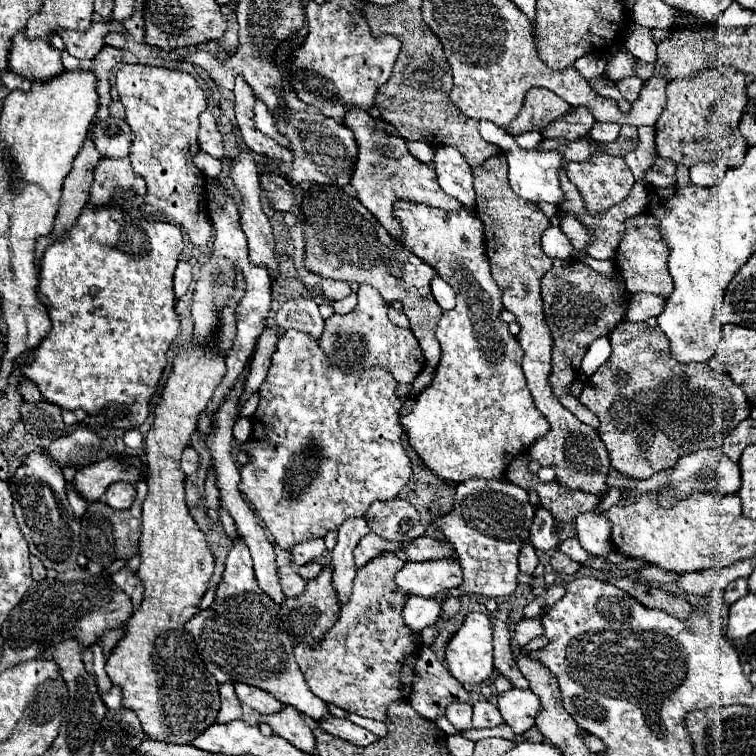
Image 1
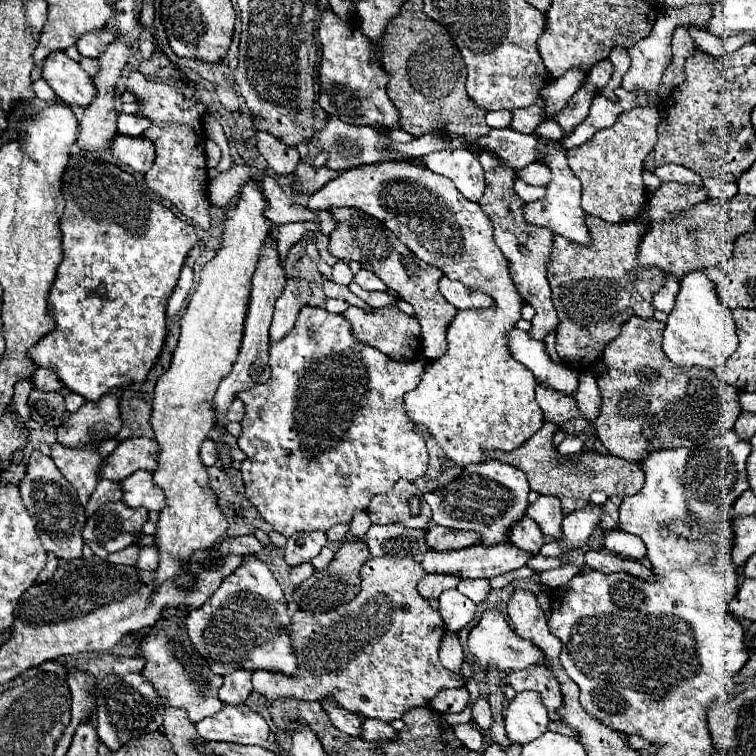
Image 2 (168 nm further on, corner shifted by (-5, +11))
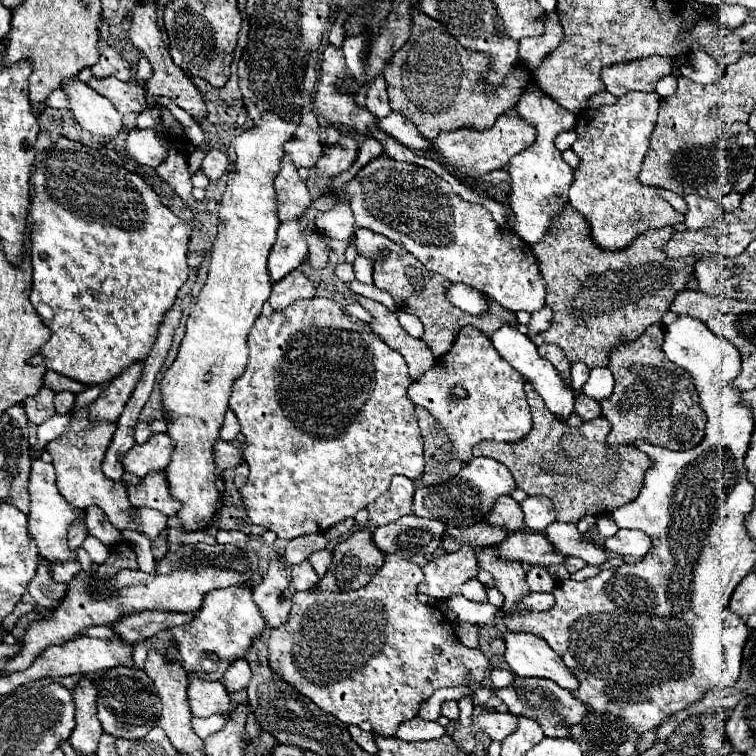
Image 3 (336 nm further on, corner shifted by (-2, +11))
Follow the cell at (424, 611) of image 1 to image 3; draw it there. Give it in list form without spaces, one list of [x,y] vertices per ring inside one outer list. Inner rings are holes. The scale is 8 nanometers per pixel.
[[[462,547],[456,553],[446,553],[428,561],[424,581],[418,585],[420,593],[426,593],[438,601],[462,595],[462,585],[478,575],[478,561],[472,547]]]

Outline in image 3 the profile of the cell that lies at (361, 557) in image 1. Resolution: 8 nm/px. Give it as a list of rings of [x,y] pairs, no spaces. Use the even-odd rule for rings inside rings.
[[[404,515],[396,523],[378,527],[374,531],[374,543],[384,553],[400,551],[408,559],[412,555],[432,555],[440,547],[446,529],[442,521]]]

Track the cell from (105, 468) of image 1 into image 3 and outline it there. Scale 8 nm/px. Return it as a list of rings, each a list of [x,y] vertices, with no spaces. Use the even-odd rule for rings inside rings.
[[[154,433],[144,445],[134,445],[124,457],[124,469],[136,477],[146,477],[150,471],[168,467],[168,455],[174,443],[166,433]]]

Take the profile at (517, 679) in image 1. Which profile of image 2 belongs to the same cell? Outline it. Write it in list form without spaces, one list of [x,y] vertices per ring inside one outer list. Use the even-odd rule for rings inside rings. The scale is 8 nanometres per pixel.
[[[531,665],[527,669],[519,669],[519,671],[511,671],[507,675],[507,683],[515,689],[515,691],[525,691],[525,689],[533,689],[539,691],[539,695],[543,697],[547,709],[549,709],[549,717],[551,721],[557,721],[557,713],[555,709],[561,705],[561,691],[559,691],[559,683],[557,679],[551,675],[551,671],[543,665]]]

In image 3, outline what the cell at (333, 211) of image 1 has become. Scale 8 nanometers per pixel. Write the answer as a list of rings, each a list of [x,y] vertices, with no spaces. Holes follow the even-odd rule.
[[[358,229],[356,247],[358,247],[358,253],[370,255],[374,259],[374,285],[378,289],[388,291],[392,295],[392,299],[396,301],[398,309],[408,311],[422,321],[424,343],[430,347],[430,351],[436,355],[436,359],[440,359],[444,353],[450,351],[450,347],[454,345],[462,327],[470,325],[470,327],[476,327],[486,337],[492,337],[500,329],[500,325],[502,327],[518,325],[516,315],[512,311],[504,309],[502,305],[498,305],[494,299],[488,299],[488,313],[482,313],[482,315],[470,315],[470,313],[464,313],[462,309],[458,309],[456,305],[452,305],[446,299],[446,289],[450,287],[450,281],[438,273],[430,273],[428,269],[424,269],[424,265],[420,265],[420,261],[416,261],[406,249],[392,243],[384,235],[372,233],[368,229]]]

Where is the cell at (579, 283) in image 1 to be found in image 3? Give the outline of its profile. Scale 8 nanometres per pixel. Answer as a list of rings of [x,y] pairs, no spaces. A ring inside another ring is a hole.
[[[564,205],[564,209],[552,219],[548,233],[538,243],[532,245],[532,253],[540,261],[540,271],[542,271],[542,277],[546,279],[546,289],[548,289],[546,303],[554,311],[550,329],[532,337],[532,341],[536,345],[542,345],[542,343],[558,345],[570,363],[580,361],[580,363],[586,363],[590,369],[606,367],[612,349],[616,349],[622,343],[630,343],[638,339],[650,325],[662,323],[662,315],[670,309],[672,299],[688,283],[694,263],[704,259],[702,255],[694,255],[694,257],[690,255],[680,259],[668,257],[664,253],[664,245],[668,243],[672,233],[674,233],[672,227],[664,227],[664,229],[640,235],[624,251],[606,251],[592,243],[584,217],[580,217],[580,213],[576,213],[572,205]]]

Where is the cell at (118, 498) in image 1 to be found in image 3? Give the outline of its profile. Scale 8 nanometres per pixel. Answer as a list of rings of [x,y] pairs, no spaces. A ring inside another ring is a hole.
[[[164,471],[148,473],[148,477],[142,479],[142,485],[128,487],[128,495],[130,495],[130,503],[134,507],[156,509],[156,511],[164,513],[166,517],[176,515],[182,507],[180,501],[172,497]]]

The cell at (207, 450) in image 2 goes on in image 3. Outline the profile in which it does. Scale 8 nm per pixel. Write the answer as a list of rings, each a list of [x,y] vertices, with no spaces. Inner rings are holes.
[[[218,439],[214,445],[214,461],[216,461],[218,471],[224,471],[224,469],[234,469],[236,465],[240,465],[244,461],[244,457],[242,457],[240,449]]]

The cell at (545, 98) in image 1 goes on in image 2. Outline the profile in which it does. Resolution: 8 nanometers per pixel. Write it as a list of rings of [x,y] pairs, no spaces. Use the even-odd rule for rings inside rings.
[[[539,97],[533,105],[525,109],[511,109],[511,129],[521,133],[535,133],[535,127],[545,121],[545,109],[547,103],[543,101],[543,97]]]

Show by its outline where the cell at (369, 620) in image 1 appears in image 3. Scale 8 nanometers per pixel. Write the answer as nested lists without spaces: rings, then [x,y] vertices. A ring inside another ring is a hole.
[[[386,555],[386,563],[372,581],[356,591],[332,593],[308,589],[294,593],[288,623],[266,633],[272,671],[284,677],[296,691],[312,699],[322,711],[332,713],[344,725],[368,721],[378,735],[394,735],[398,725],[418,715],[420,705],[440,687],[476,687],[490,675],[490,659],[480,649],[468,649],[452,629],[452,621],[438,607],[422,605],[416,599],[424,573],[418,565],[400,555]]]

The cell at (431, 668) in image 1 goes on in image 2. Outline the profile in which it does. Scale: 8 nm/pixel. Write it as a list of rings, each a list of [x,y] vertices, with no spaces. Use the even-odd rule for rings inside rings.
[[[465,687],[443,689],[431,699],[429,705],[439,713],[459,713],[469,705],[469,691]]]

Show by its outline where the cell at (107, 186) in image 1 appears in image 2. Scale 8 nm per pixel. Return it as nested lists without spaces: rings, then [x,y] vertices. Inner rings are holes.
[[[117,135],[111,143],[111,155],[133,173],[147,173],[155,161],[155,151],[145,137]]]

